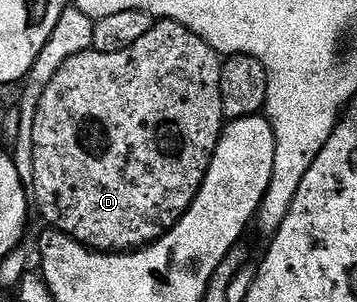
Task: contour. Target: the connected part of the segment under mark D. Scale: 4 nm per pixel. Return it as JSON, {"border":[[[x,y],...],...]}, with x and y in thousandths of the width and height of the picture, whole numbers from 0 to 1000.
{"border":[[[443,66],[423,76],[415,113],[389,126],[359,166],[333,166],[328,179],[280,179],[261,166],[213,179],[190,192],[154,255],[120,305],[90,447],[90,536],[95,576],[90,606],[90,662],[106,672],[106,702],[132,728],[137,752],[182,781],[199,781],[238,821],[266,834],[370,834],[426,808],[462,775],[479,768],[504,735],[510,712],[529,695],[571,589],[583,576],[583,550],[599,520],[611,460],[622,450],[627,387],[622,377],[622,315],[616,311],[616,258],[622,255],[625,189],[571,139],[538,99],[504,86],[504,73]]]}

